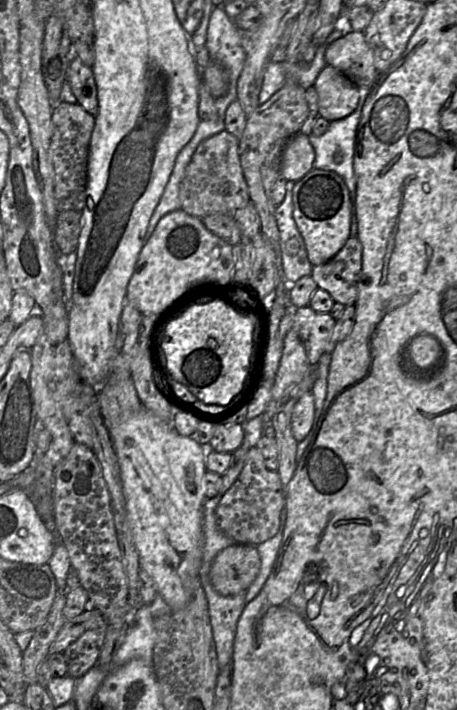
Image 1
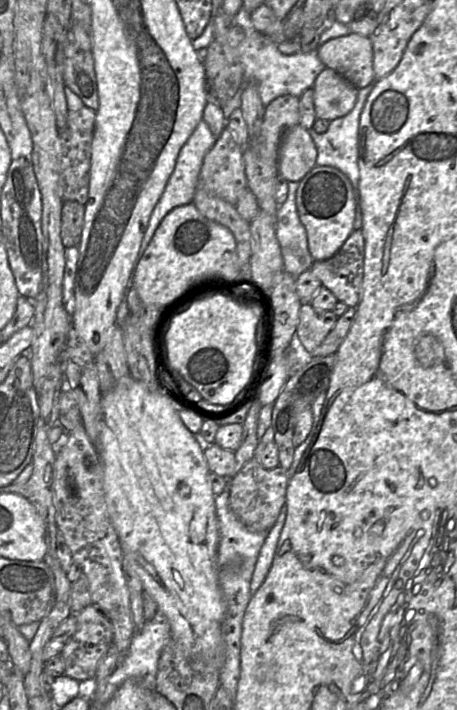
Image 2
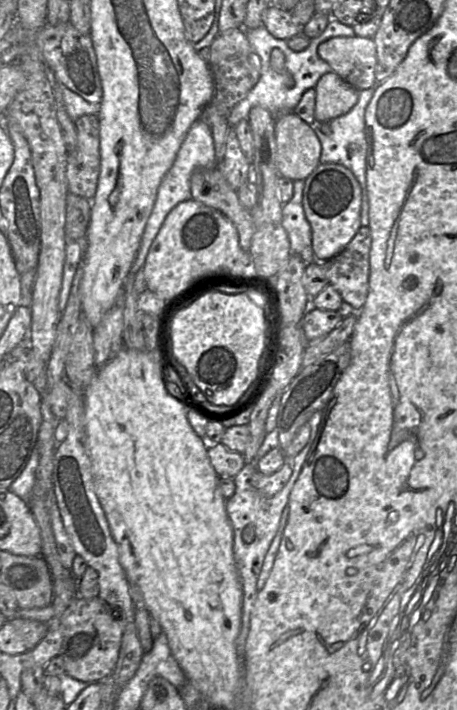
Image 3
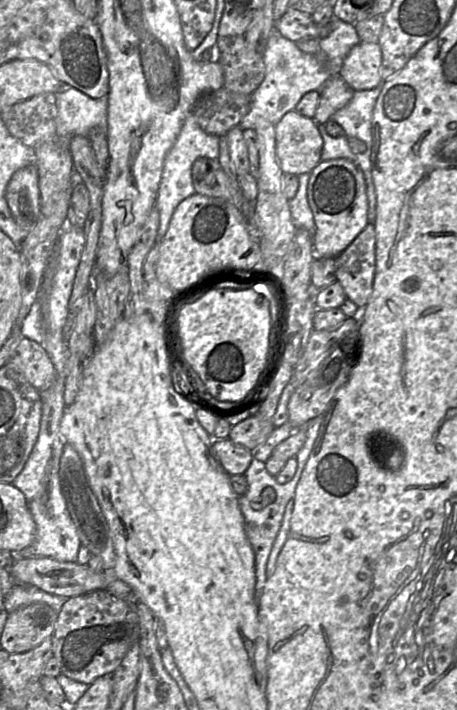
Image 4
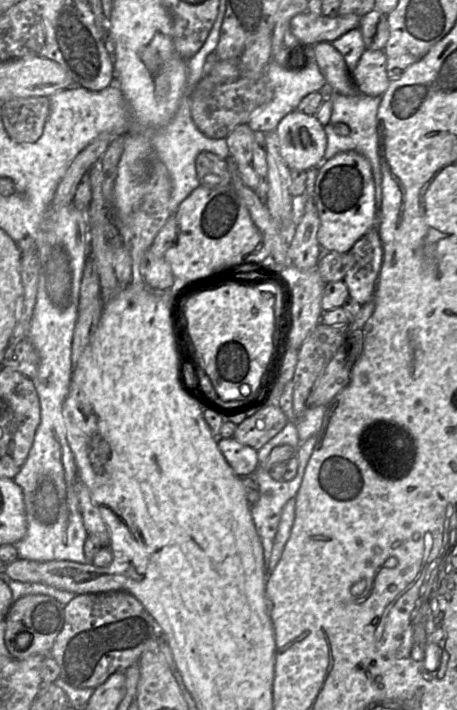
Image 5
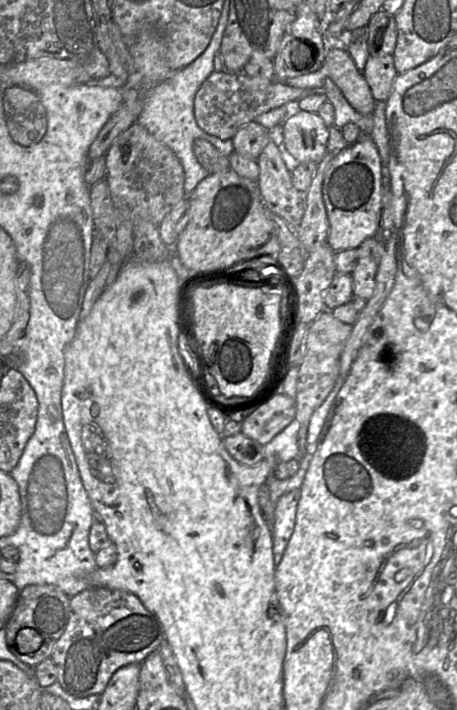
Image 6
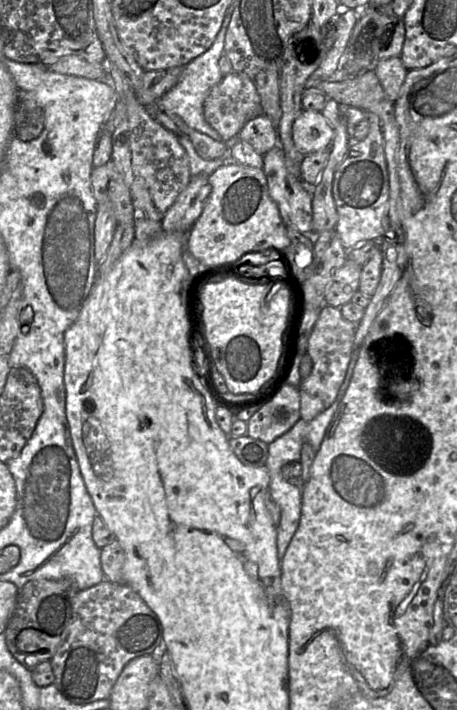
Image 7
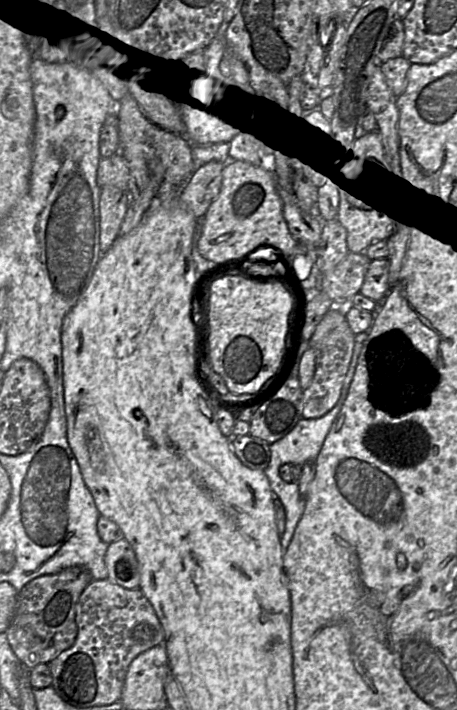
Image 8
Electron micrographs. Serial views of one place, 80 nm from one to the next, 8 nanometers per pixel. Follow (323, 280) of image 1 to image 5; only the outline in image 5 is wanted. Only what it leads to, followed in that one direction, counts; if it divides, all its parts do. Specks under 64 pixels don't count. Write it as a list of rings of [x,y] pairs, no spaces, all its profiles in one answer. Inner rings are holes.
[[[377,226],[369,229],[347,252],[349,269],[345,282],[349,296],[360,305],[373,299],[383,263],[383,246]]]

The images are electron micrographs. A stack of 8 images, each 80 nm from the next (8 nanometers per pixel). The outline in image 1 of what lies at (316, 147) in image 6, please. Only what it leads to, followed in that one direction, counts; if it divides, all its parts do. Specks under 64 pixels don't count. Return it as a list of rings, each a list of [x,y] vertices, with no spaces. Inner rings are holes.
[[[297,133],[283,149],[280,174],[287,181],[298,181],[314,169],[315,150],[309,137],[304,133]]]

